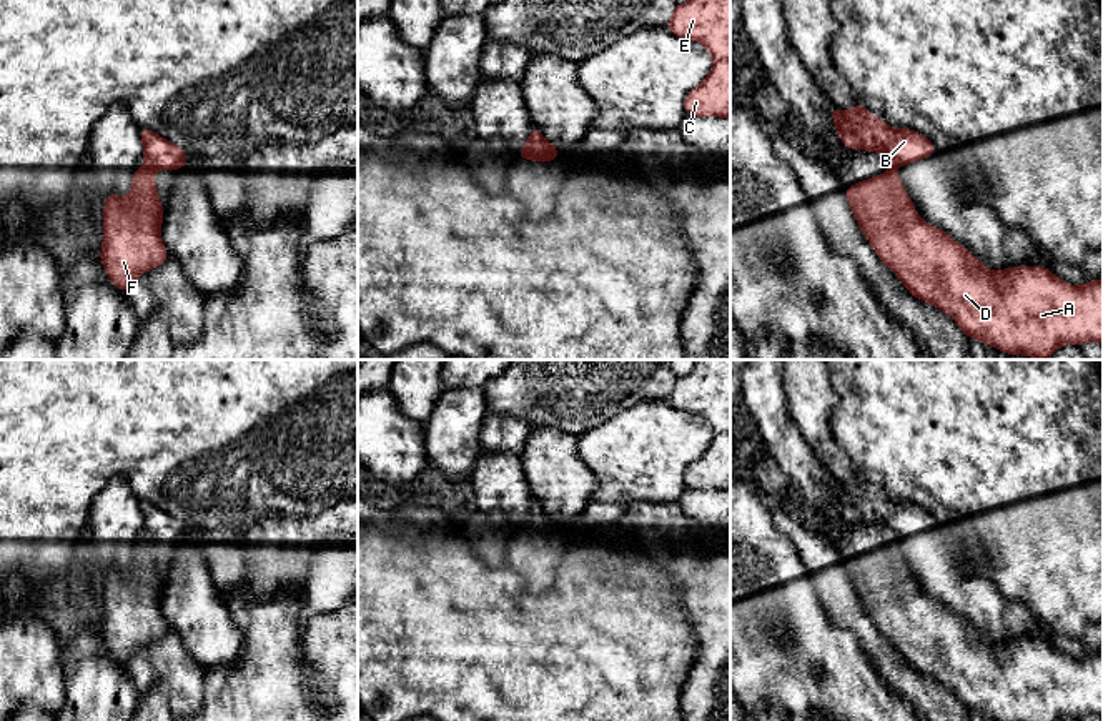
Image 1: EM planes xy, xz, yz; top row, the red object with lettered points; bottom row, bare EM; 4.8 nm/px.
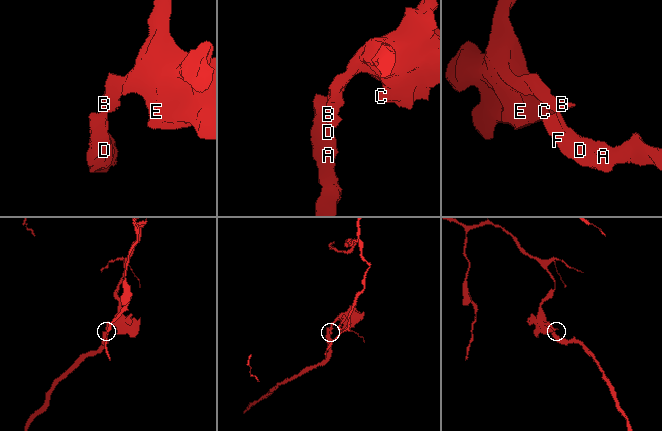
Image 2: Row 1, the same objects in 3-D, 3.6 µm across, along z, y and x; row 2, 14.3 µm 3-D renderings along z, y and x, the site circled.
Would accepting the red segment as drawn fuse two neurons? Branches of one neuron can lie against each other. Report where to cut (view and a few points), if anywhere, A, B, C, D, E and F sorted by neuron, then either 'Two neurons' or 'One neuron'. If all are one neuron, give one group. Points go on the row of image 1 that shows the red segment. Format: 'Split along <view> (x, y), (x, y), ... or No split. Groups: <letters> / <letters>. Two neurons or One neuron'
Split along xy (148, 165), (152, 170). Groups: A D F / B C E. Two neurons

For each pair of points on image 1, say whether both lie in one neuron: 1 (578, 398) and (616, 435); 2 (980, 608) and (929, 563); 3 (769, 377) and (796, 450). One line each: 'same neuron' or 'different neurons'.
1: different neurons
2: same neuron
3: same neuron

